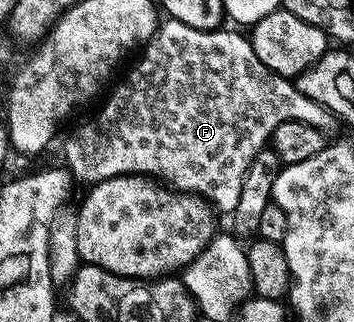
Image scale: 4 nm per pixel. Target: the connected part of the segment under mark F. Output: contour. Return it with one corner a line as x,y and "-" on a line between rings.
172,18
163,20
157,26
156,33
143,48
141,52
143,54
137,67
132,68
126,79
113,89
97,115
78,126
67,137
64,143
64,159
66,161
64,165
73,178
77,182
86,183
85,185
93,185
116,177
147,177
161,181
176,192
202,198
217,212
231,214
235,212
238,205
239,196
242,193
242,182
245,179
246,171
249,170
250,163
254,161
254,156
258,155
258,151
264,149
271,142
273,132
278,126
284,122
302,122
309,123
312,127
318,127
325,133
331,132
331,128
336,125
332,113
321,104
308,99
302,91
298,91
291,78
280,76
266,67
258,55
254,54
251,40
245,34
243,36
238,33
239,30
232,30
234,31
226,31
226,29
204,30
187,27
186,24

